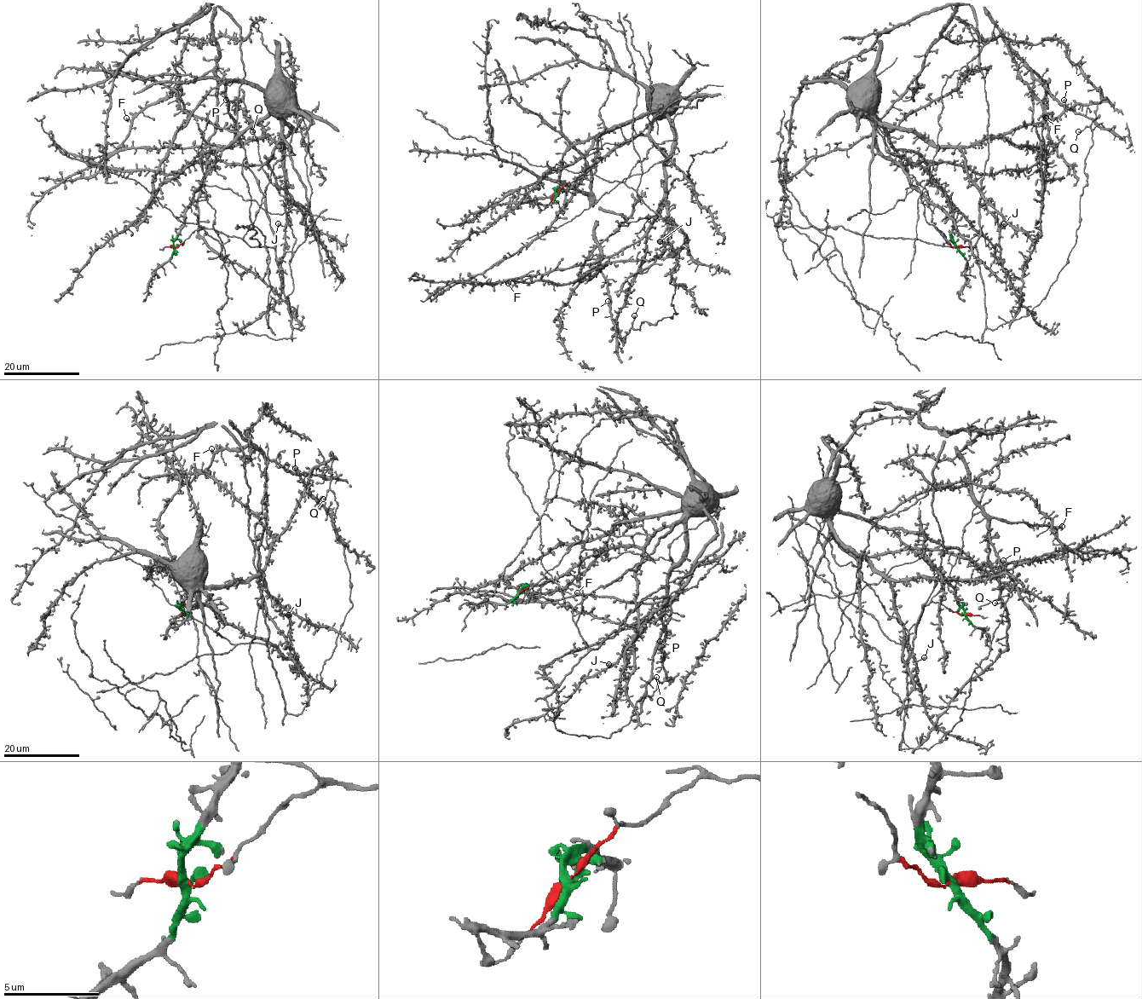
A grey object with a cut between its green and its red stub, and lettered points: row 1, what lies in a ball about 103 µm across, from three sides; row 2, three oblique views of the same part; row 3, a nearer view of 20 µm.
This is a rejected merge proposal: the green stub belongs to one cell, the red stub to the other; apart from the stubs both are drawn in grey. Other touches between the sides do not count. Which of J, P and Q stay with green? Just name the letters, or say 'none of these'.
J

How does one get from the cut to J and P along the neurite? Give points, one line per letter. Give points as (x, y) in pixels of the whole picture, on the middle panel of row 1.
J: (556, 193), (593, 162), (601, 133), (660, 111), (673, 141), (665, 173), (668, 234), (660, 241)
P: (556, 193), (582, 174), (624, 181), (683, 232), (671, 256), (605, 263), (579, 279), (599, 270), (608, 301)

